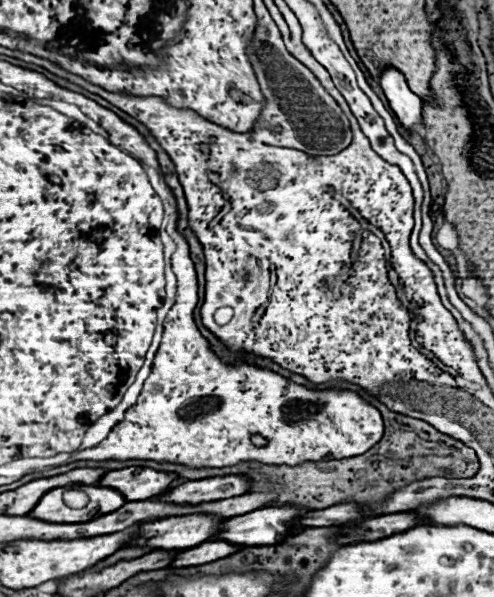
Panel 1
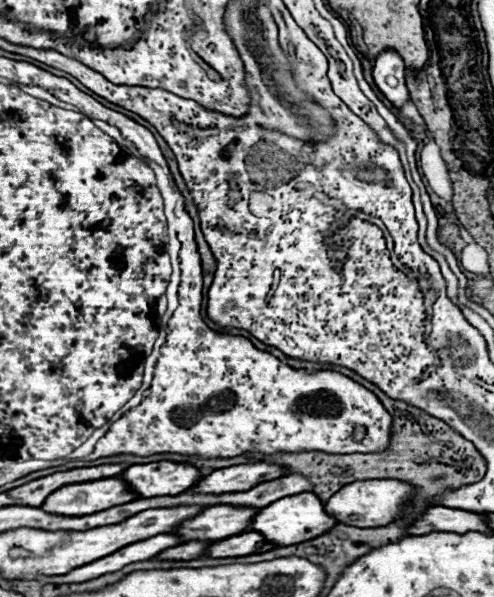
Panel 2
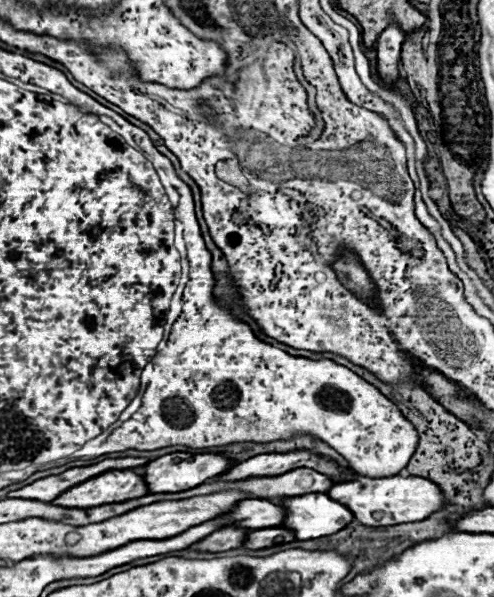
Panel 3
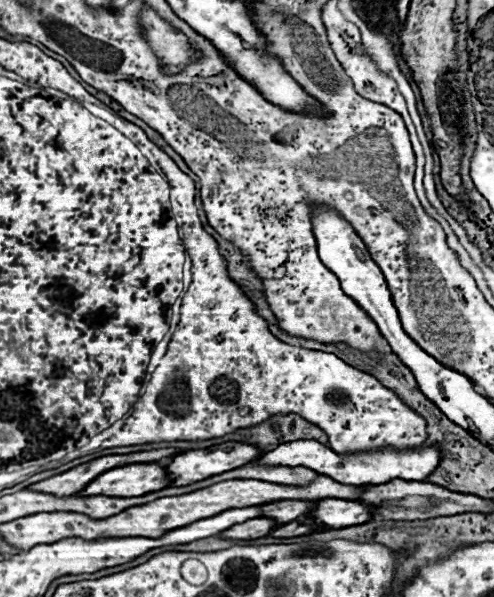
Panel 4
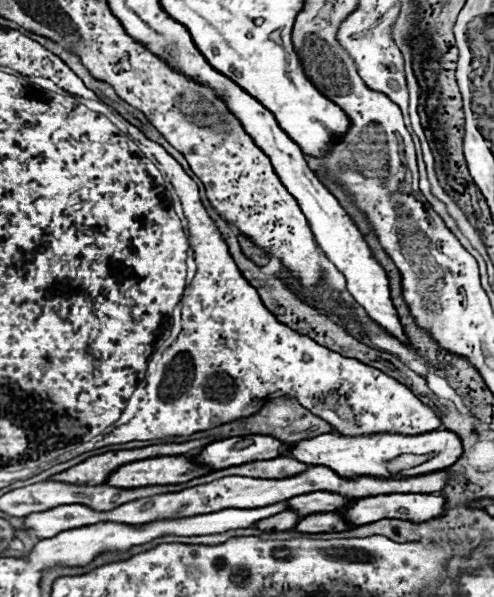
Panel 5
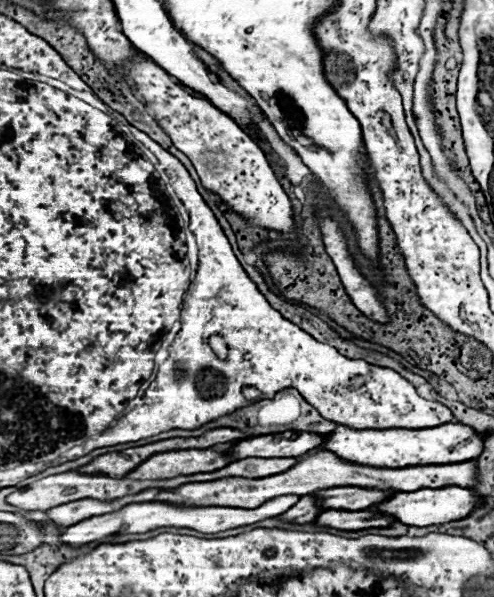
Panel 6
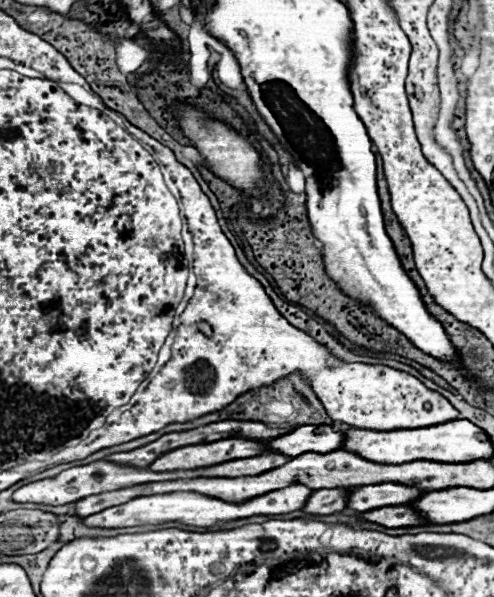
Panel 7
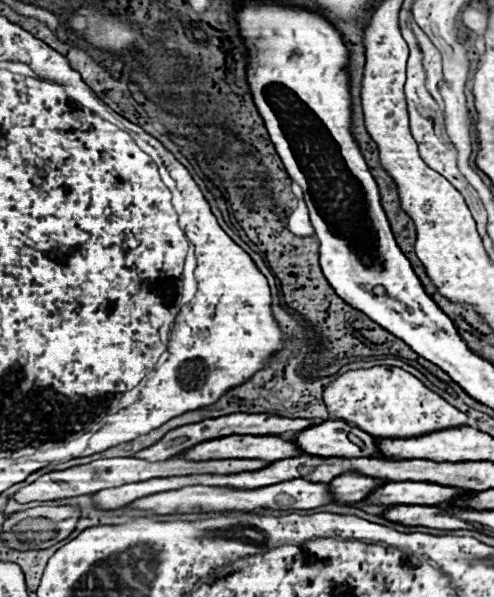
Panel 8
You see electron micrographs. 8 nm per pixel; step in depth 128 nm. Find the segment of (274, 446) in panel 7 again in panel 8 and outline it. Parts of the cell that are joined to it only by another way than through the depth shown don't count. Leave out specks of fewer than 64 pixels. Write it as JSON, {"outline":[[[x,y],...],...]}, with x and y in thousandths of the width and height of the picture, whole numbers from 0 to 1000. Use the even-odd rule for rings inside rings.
{"outline":[[[660,704],[652,710],[628,714],[599,727],[595,740],[615,760],[656,764],[656,767],[773,767],[761,747],[757,730],[721,717],[721,730],[733,744],[717,744],[704,730],[713,727],[717,714],[692,704]]]}

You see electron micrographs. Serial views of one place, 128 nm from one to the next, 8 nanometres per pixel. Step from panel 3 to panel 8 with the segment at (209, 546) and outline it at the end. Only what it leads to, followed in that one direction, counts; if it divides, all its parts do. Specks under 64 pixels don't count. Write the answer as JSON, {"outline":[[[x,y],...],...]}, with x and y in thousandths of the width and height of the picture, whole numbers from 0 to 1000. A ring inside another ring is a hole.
{"outline":[[[704,791],[684,797],[676,807],[668,807],[668,827],[676,831],[676,844],[717,844],[773,811],[781,807],[721,791]]]}

